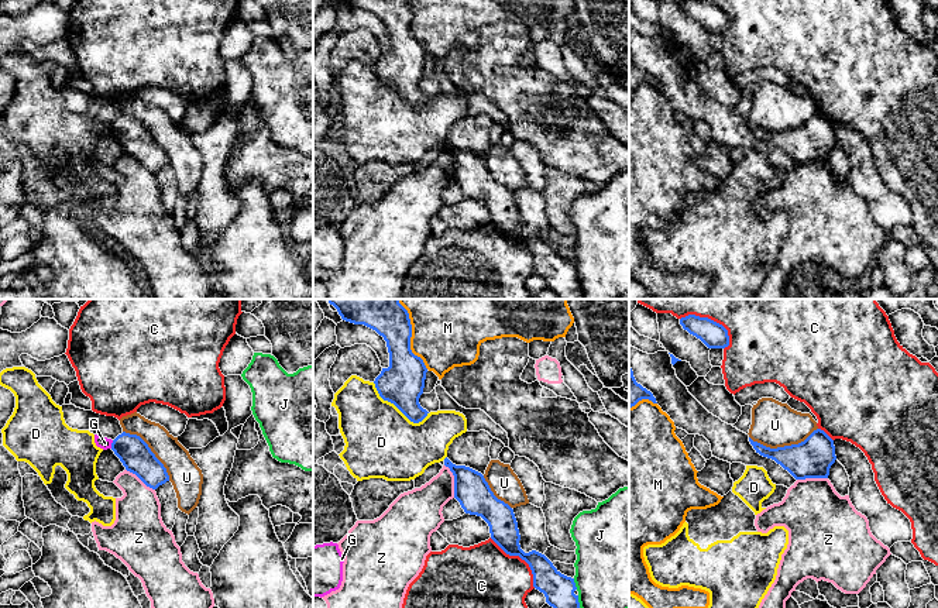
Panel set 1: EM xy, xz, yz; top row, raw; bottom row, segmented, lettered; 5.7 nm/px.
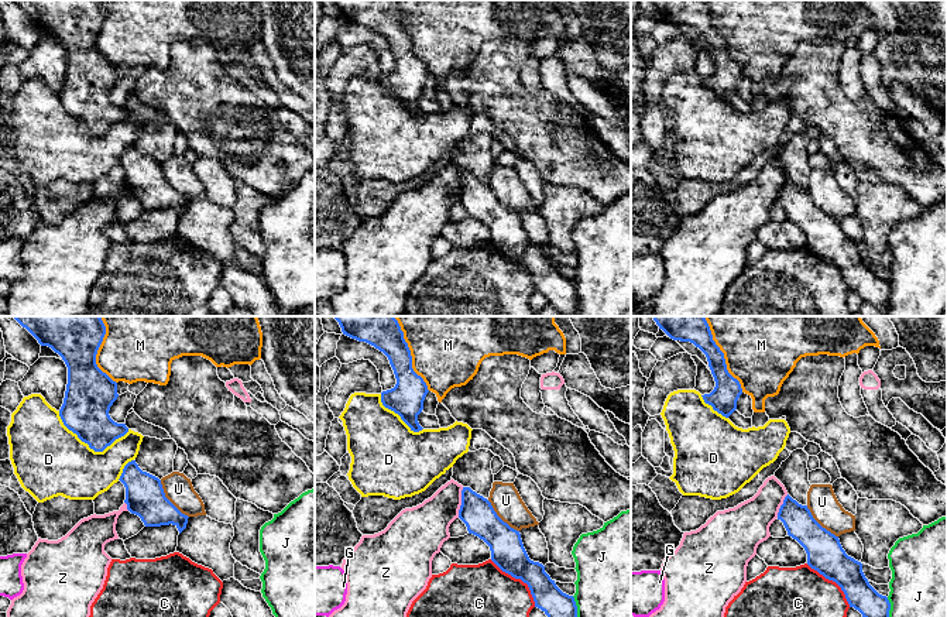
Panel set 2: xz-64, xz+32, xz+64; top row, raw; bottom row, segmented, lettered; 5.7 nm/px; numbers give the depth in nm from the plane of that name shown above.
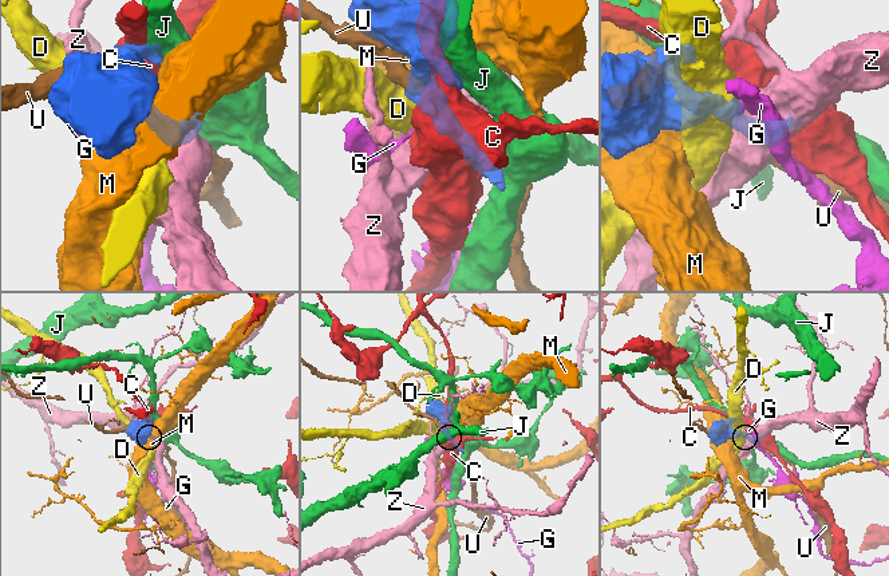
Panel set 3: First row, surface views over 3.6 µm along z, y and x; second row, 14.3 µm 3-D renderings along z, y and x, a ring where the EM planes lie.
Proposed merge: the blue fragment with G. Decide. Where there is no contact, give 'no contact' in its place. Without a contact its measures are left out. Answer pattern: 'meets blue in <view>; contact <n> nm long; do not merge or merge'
meets blue in xy; contact 50 nm long; do not merge

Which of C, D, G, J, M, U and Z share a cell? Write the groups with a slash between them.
C / D / G / J / M / U / Z

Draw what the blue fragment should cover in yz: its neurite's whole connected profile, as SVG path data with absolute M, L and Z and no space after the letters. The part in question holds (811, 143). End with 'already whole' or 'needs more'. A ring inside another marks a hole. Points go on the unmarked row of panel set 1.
M821 113L814 114L798 128L770 133L749 121L750 128L763 141L774 144L796 164L828 162L835 147L834 124Z | already whole

